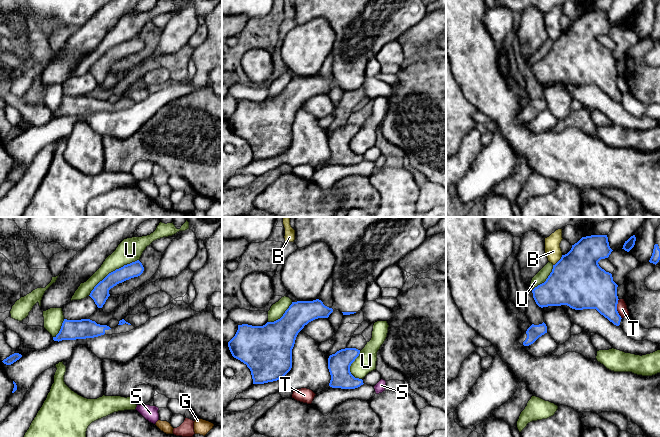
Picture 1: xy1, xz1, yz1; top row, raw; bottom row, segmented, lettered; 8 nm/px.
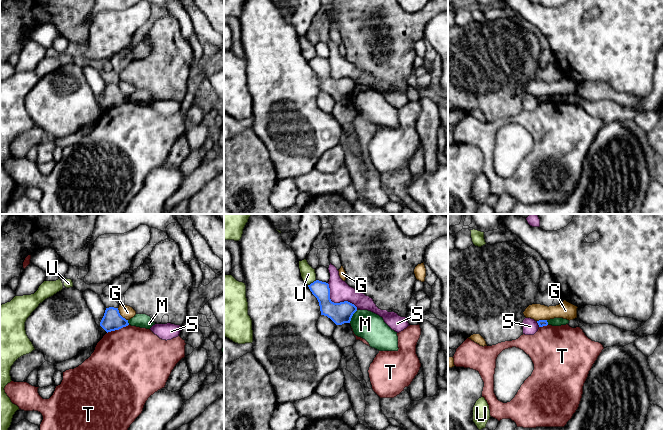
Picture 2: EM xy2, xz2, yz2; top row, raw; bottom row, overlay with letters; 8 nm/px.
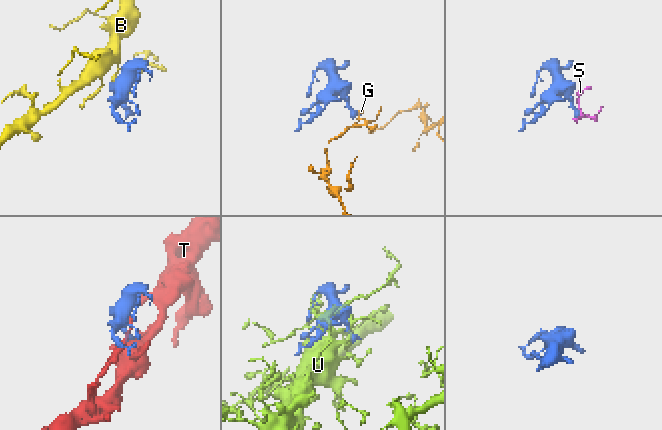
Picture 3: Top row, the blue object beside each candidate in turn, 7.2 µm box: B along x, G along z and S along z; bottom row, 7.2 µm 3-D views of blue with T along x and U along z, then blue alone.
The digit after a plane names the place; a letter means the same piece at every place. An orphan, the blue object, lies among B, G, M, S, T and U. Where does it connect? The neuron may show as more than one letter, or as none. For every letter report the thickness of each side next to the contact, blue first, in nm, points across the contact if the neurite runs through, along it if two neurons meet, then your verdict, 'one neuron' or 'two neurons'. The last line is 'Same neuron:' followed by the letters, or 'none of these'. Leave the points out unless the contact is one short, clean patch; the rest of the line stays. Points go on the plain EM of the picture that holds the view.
B: 420/130 nm | two neurons
G: 160/110 nm | along xy2 (117, 84), (118, 88), (127, 96) | two neurons
M: 170/220 nm | along xz2 (357, 86), (349, 98) | two neurons
S: 170/170 nm | along xz2 (327, 59), (329, 74), (332, 77), (349, 77), (357, 83) | two neurons
T: 160/500 nm | two neurons
U: 140/190 nm | two neurons
Same neuron: none of these

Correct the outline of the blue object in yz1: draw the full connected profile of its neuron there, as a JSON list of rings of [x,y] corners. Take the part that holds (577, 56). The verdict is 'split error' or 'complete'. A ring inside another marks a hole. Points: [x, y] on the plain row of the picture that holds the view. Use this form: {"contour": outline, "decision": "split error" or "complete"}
{"contour": [[[607,11],[582,13],[553,41],[546,57],[532,66],[536,80],[541,84],[567,81],[575,86],[596,85],[619,102],[618,61],[598,40],[612,27]]], "decision": "complete"}

